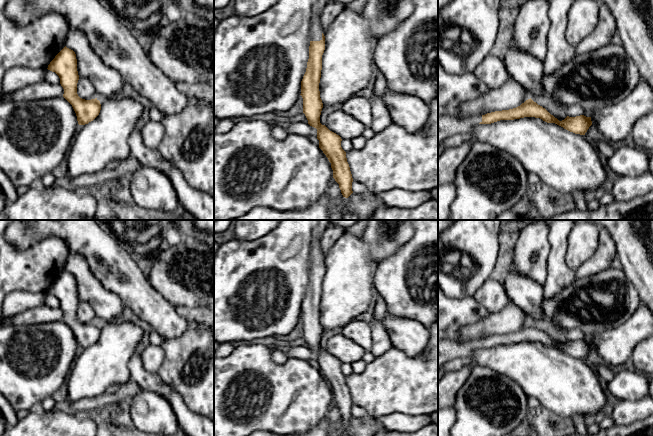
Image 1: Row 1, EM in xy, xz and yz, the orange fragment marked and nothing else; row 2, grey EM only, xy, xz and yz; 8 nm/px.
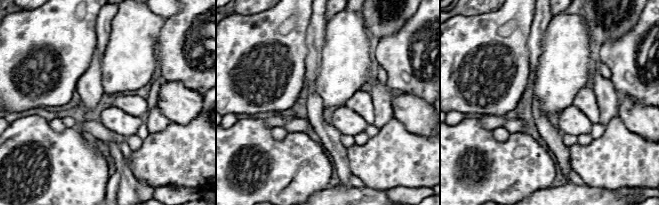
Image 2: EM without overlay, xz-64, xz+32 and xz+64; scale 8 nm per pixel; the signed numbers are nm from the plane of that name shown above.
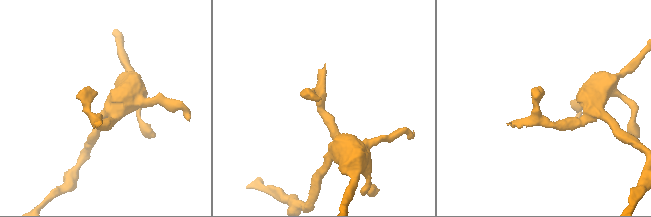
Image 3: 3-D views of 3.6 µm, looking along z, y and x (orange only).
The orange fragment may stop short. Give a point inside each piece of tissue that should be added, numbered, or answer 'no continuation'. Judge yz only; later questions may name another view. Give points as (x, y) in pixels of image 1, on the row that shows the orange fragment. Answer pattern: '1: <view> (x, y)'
1: yz (447, 125)

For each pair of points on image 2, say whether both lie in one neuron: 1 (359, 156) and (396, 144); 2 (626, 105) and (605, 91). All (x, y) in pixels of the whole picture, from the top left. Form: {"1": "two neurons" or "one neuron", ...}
{"1": "one neuron", "2": "two neurons"}

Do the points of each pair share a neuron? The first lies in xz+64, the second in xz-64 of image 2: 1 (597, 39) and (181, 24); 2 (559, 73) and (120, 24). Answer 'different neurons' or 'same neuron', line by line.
1: different neurons
2: same neuron

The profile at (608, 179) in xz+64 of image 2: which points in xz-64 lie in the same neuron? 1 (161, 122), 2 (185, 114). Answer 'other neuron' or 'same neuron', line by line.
1: other neuron
2: other neuron

